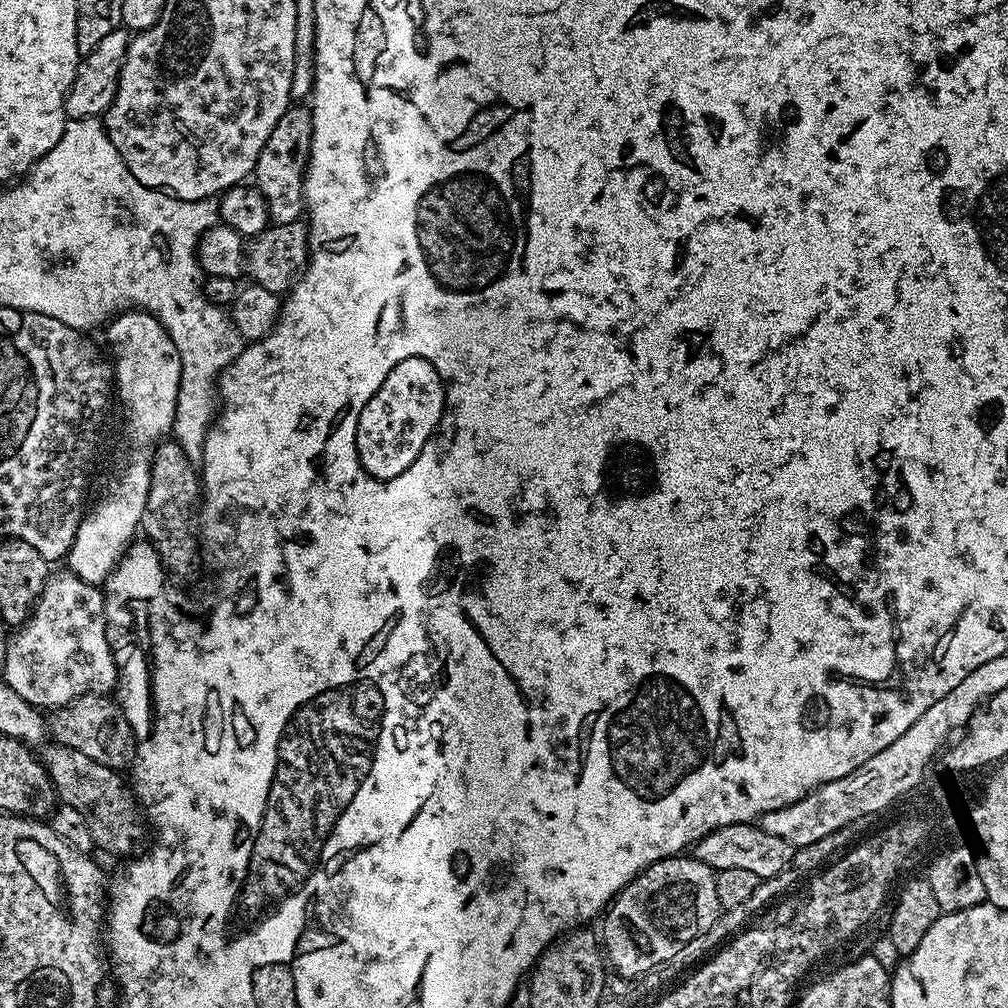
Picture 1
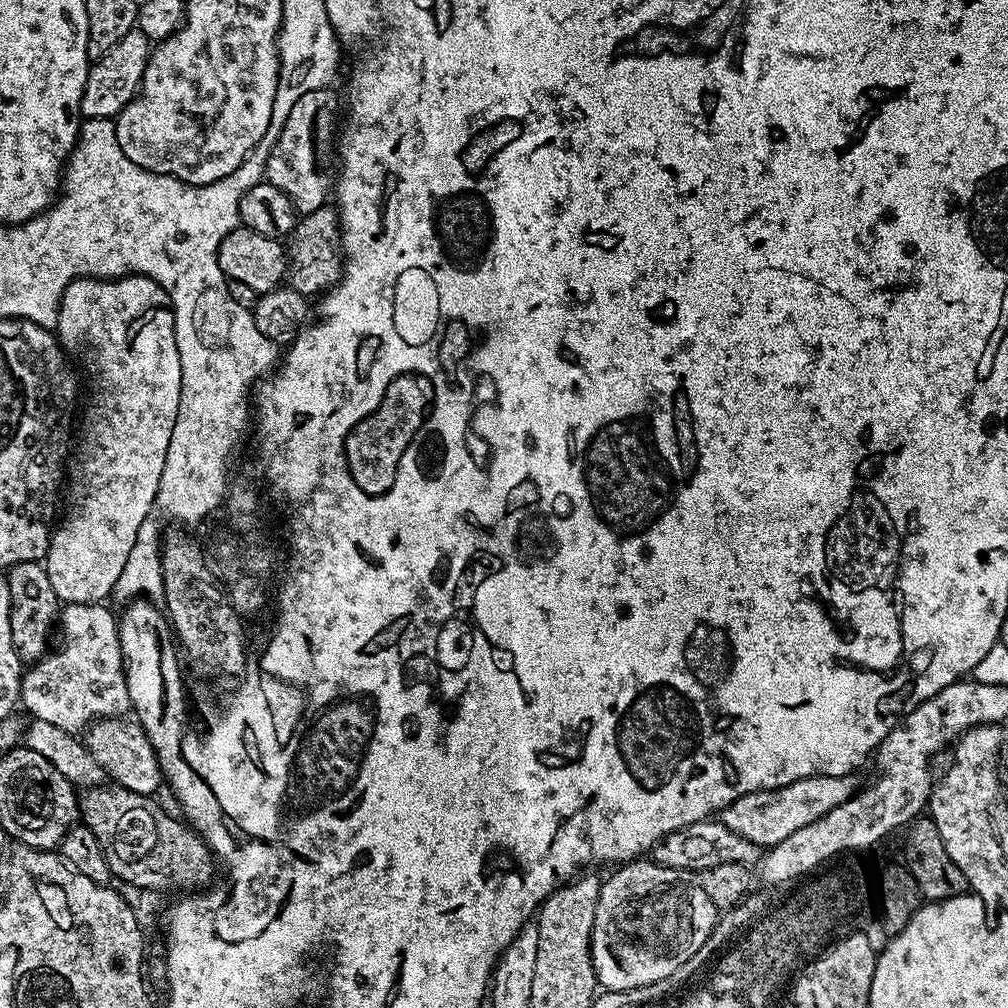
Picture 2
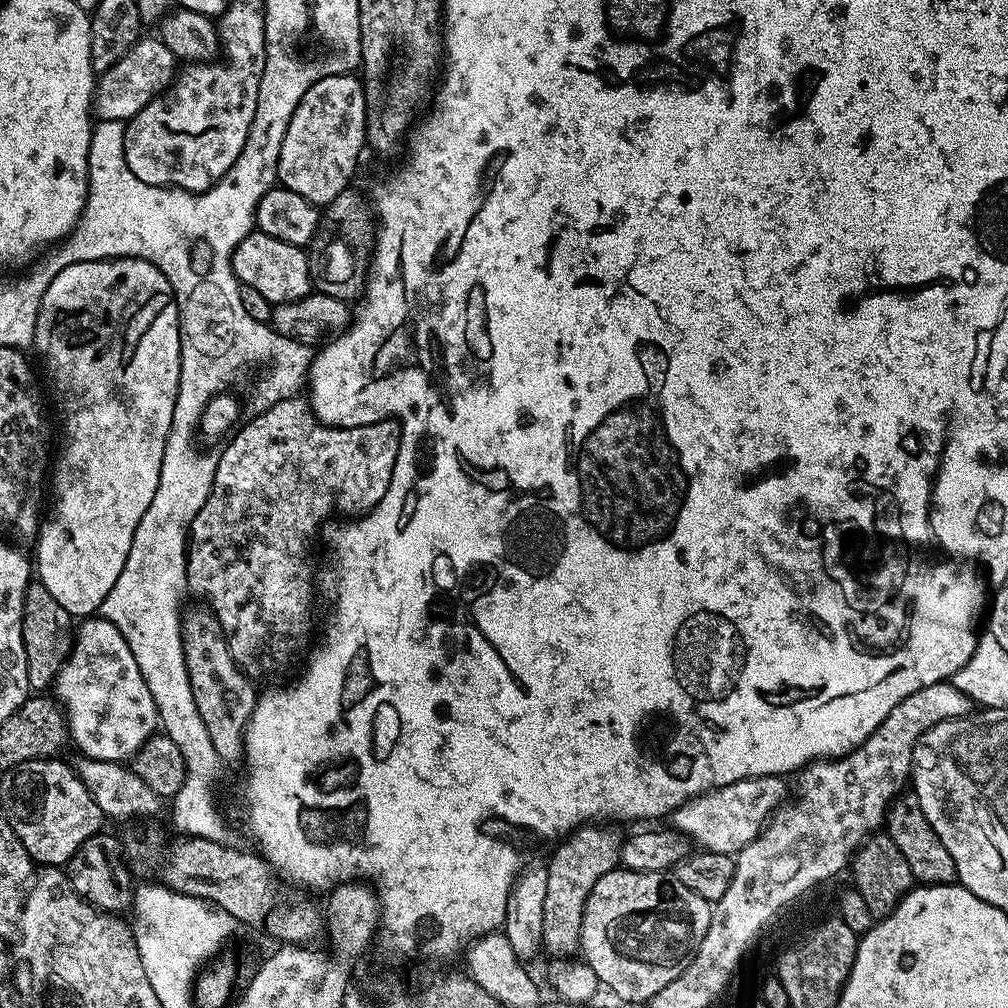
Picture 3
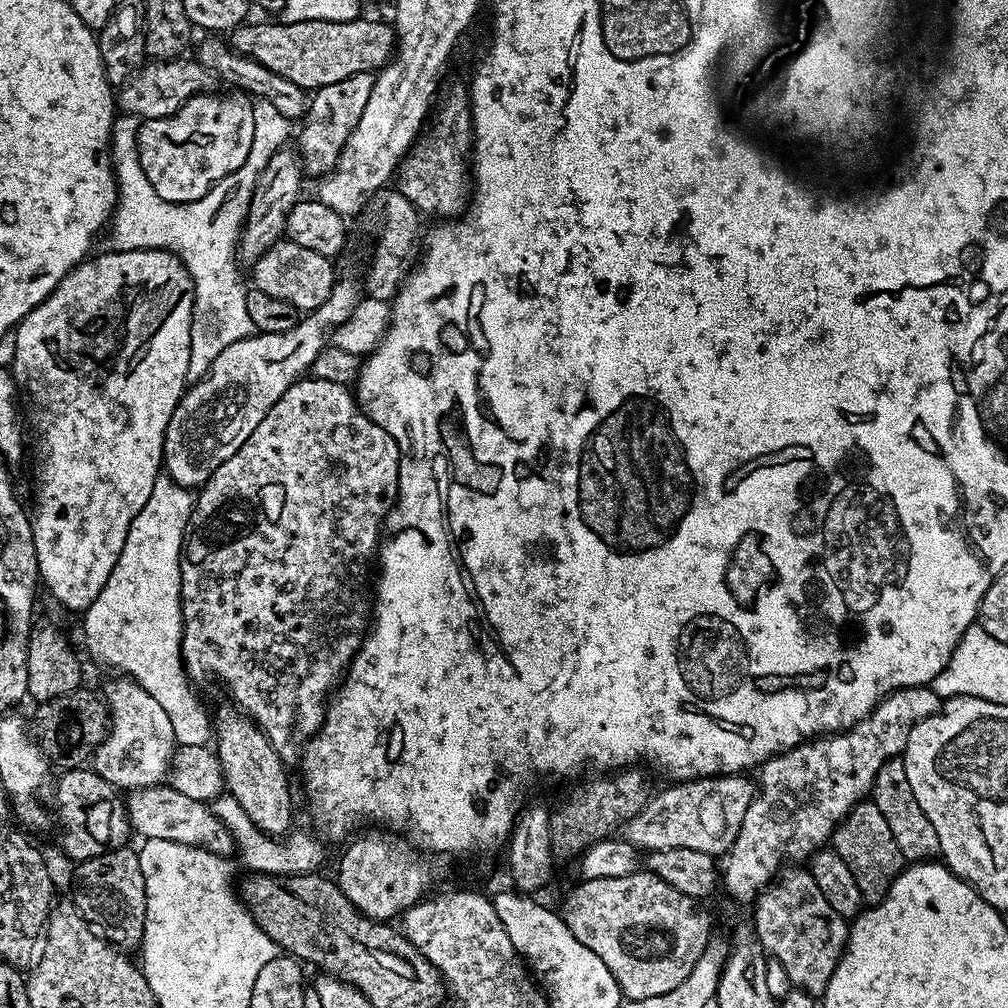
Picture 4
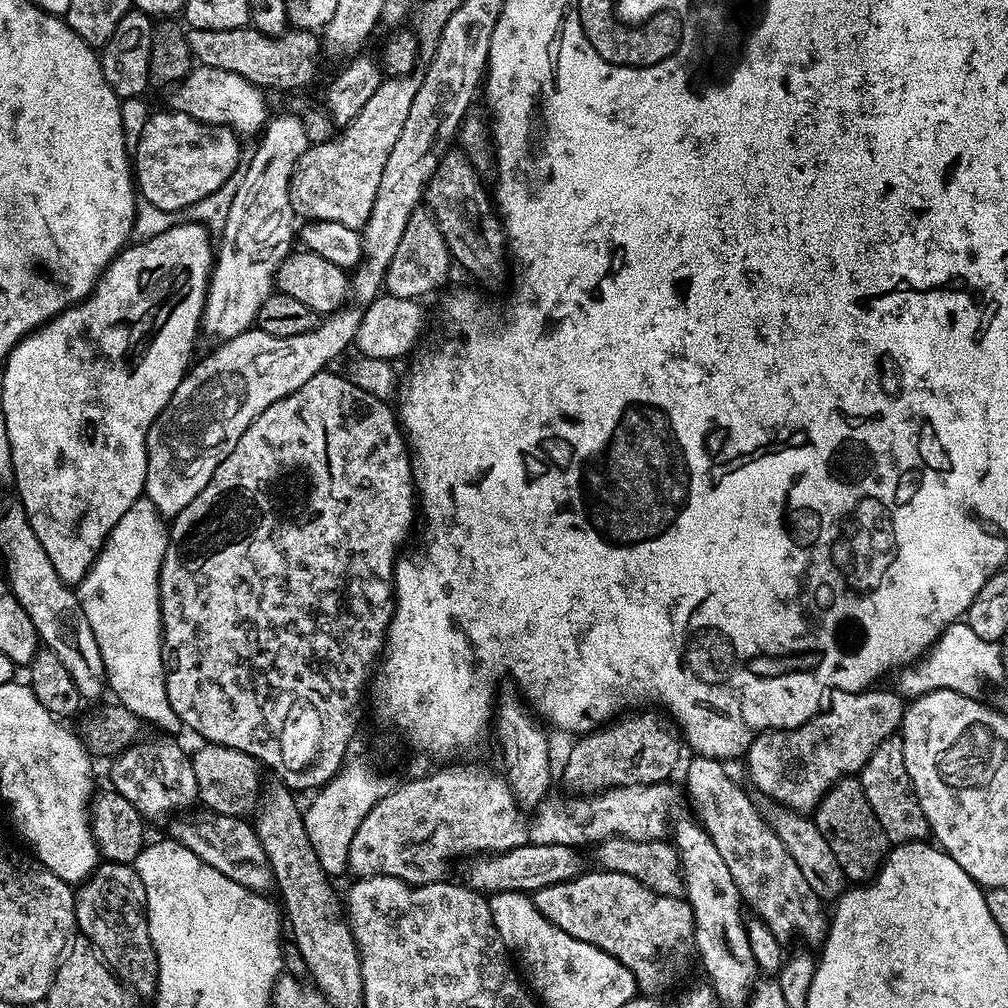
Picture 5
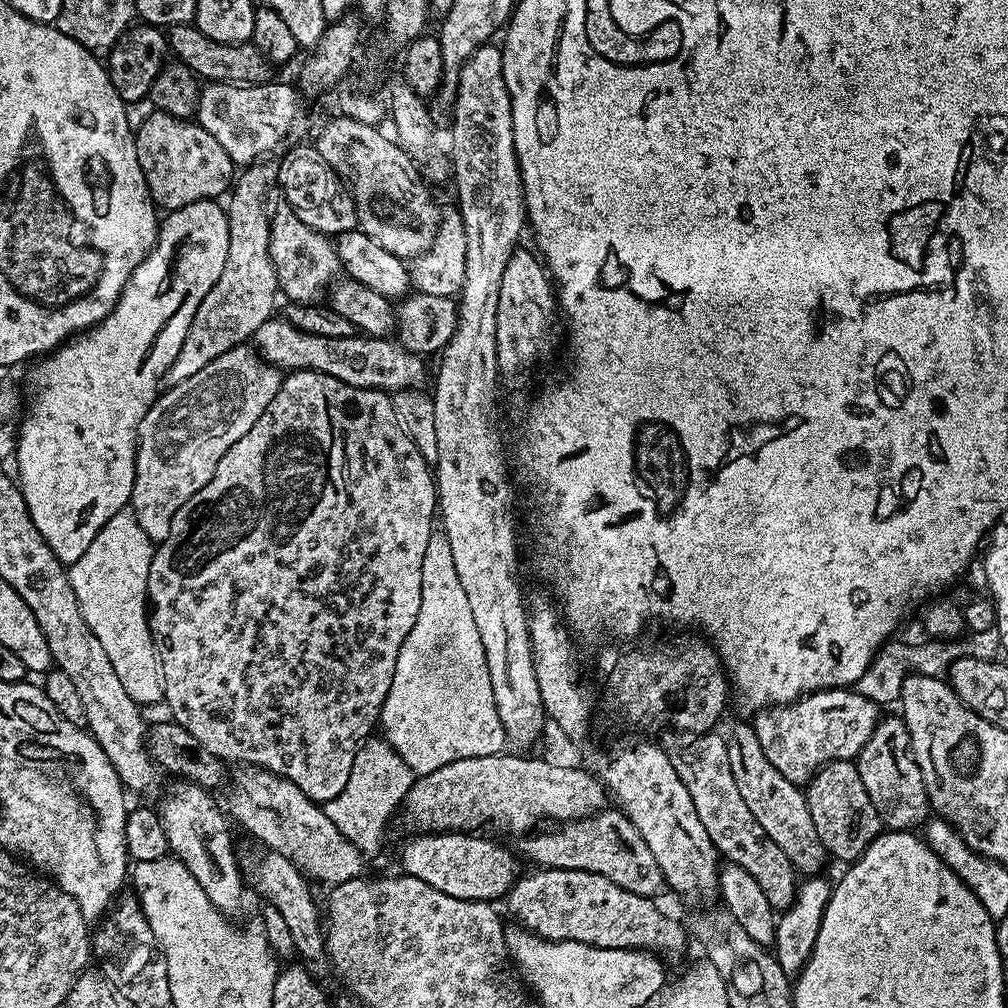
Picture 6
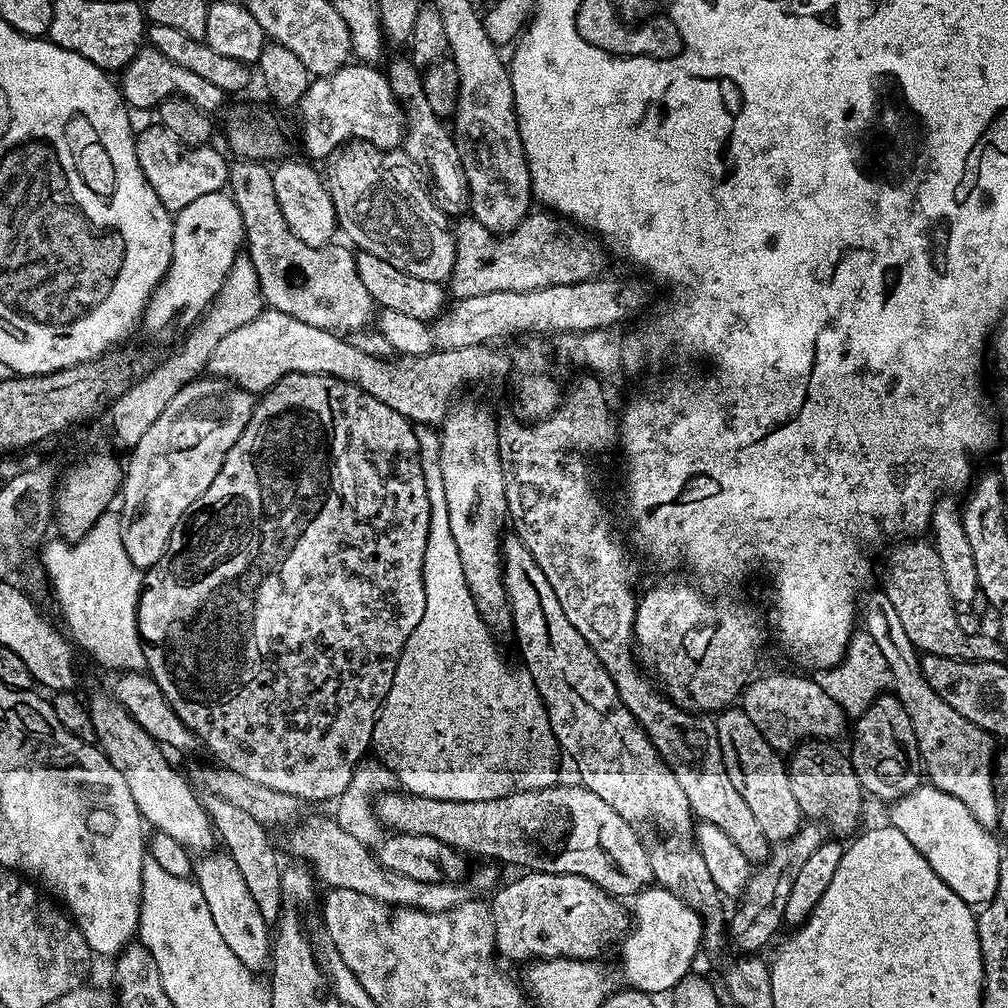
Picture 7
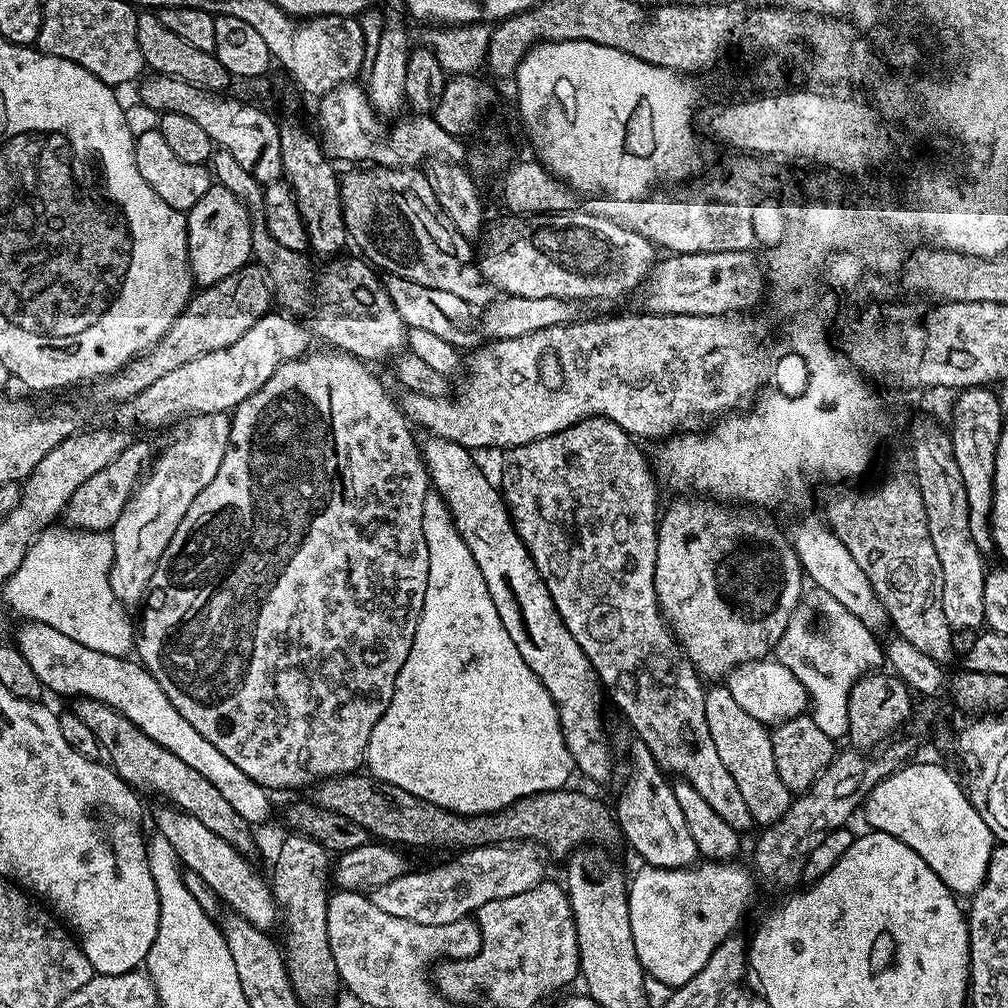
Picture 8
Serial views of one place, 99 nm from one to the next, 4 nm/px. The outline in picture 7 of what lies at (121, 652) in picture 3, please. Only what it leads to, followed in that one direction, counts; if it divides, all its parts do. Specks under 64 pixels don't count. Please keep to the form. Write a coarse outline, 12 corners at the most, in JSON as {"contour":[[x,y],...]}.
{"contour":[[224,850],[194,879],[226,946],[253,974],[272,955],[270,925]]}

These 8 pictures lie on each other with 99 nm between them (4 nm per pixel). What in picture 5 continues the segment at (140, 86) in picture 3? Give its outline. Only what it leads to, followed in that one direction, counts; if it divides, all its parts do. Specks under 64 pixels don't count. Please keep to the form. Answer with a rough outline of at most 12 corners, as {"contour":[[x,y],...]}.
{"contour":[[197,63],[167,96],[171,111],[244,138],[270,119],[265,93]]}

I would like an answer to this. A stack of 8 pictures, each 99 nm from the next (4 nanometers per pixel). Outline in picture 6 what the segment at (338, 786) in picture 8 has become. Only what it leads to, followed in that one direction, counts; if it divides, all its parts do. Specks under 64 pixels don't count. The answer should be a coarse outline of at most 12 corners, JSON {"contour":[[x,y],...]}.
{"contour":[[619,810],[525,835],[540,868],[659,897],[664,875]]}

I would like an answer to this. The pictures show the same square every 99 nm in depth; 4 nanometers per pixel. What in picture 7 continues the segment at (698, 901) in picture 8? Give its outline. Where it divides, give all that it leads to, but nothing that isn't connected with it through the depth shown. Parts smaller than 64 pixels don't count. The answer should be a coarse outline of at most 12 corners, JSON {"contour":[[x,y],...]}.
{"contour":[[659,886],[637,892],[623,983],[671,993],[693,971],[702,921]]}

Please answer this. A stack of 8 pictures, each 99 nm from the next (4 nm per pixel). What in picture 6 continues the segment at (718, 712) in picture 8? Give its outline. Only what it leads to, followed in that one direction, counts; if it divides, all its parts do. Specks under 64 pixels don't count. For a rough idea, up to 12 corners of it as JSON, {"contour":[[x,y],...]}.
{"contour":[[753,725],[726,742],[738,794],[801,875],[828,855],[807,795],[767,761]]}

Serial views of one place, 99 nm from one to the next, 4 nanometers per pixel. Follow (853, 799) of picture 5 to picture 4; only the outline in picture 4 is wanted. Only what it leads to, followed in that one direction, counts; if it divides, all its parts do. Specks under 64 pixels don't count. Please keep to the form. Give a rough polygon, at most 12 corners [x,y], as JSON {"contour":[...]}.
{"contour":[[871,802],[855,804],[830,848],[863,903],[884,901],[906,861]]}

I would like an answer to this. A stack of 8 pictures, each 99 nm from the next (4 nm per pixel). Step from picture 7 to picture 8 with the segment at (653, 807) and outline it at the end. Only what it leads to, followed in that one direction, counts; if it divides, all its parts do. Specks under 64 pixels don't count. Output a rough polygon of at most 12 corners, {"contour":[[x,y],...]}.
{"contour":[[471,451],[422,455],[577,773],[612,752],[602,685]]}

